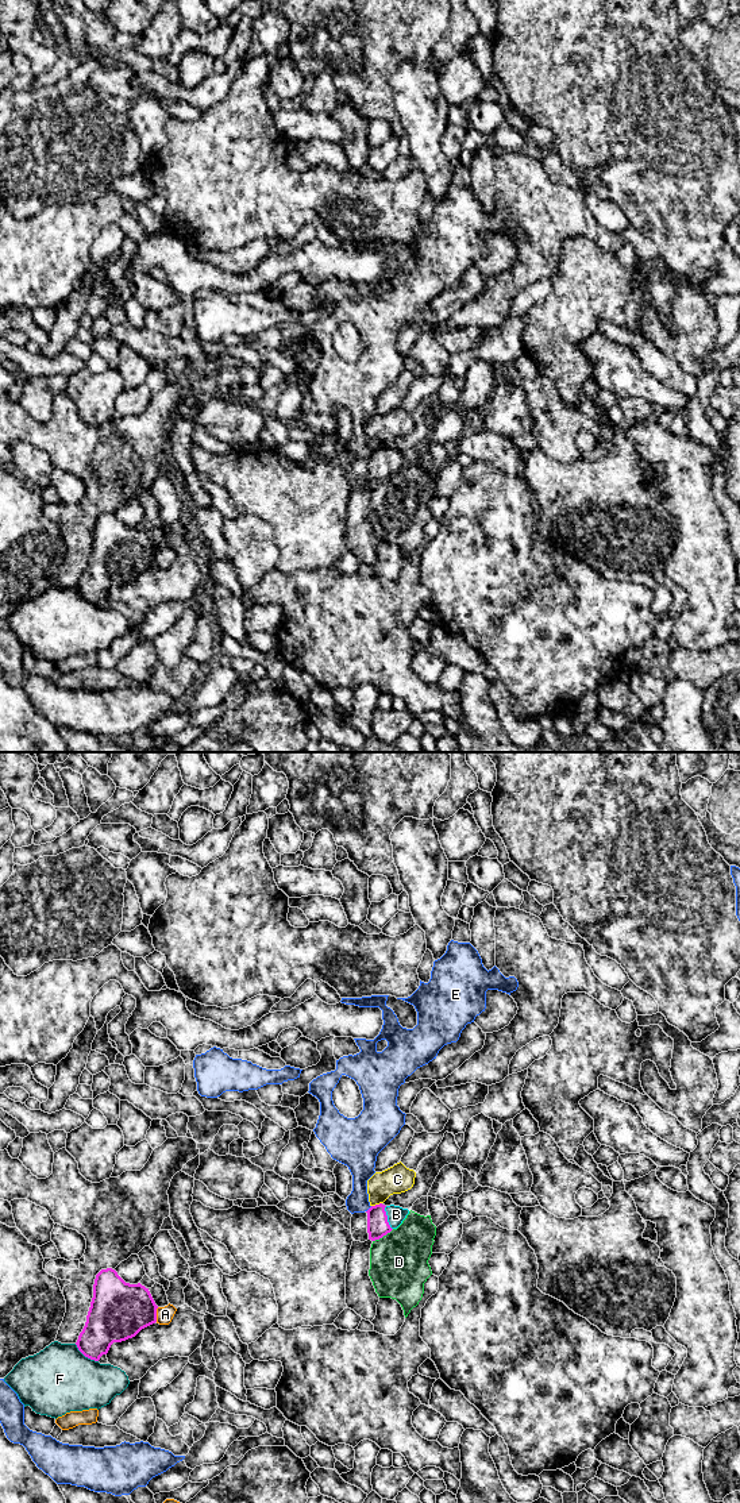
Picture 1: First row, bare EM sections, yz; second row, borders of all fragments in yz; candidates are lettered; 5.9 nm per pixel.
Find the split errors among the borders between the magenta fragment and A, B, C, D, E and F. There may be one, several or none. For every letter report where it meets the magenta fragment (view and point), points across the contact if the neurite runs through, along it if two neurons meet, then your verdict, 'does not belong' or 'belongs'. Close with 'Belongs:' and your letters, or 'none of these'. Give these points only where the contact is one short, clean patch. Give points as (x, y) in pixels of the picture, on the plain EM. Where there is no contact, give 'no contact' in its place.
A: contact yz (155, 558); does not belong
B: contact yz (386, 462); way yz (378, 470), (386, 462), (396, 458); belongs
C: contact yz (376, 449); does not belong
D: contact yz (382, 480); border yz (393, 473), (373, 485); does not belong
E: contact yz (369, 453); does not belong
F: contact yz (85, 600); does not belong
Belongs: B

